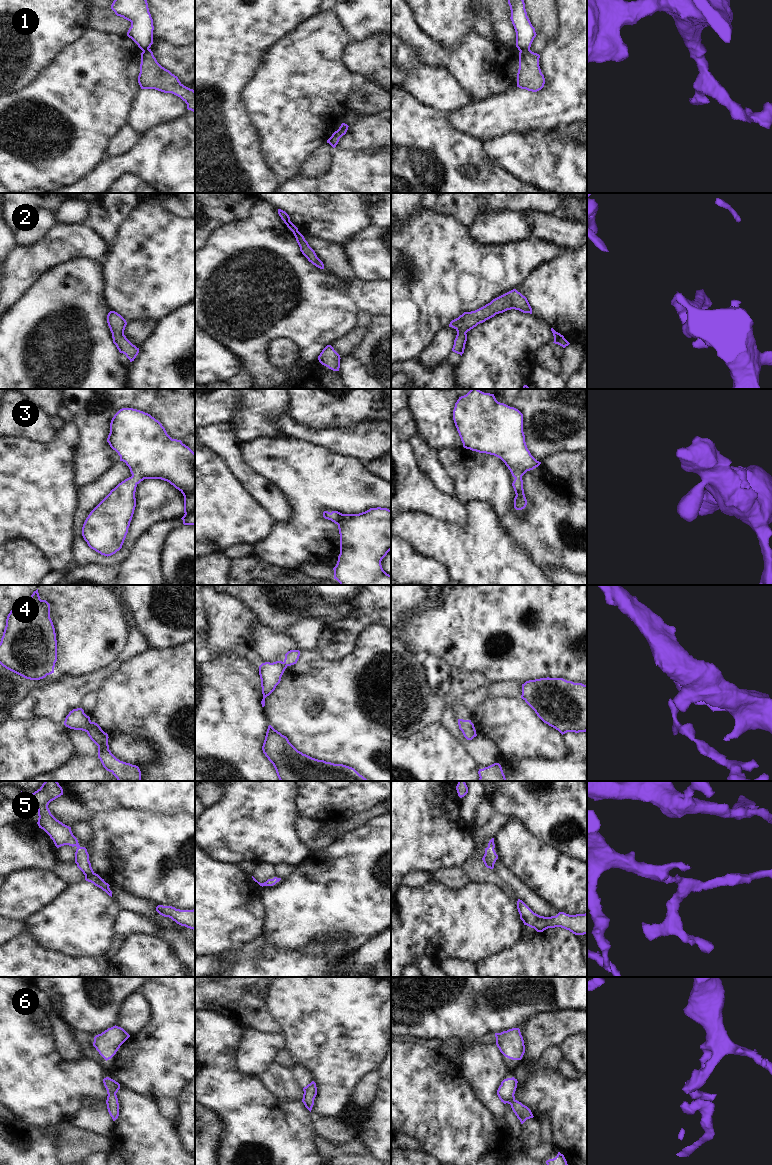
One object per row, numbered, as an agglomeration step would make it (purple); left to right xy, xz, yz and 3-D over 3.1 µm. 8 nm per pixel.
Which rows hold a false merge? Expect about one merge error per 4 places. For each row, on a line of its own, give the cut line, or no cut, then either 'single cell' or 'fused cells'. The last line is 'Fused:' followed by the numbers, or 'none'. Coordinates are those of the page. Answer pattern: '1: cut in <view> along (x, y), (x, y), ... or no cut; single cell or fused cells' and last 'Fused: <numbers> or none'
1: cut in yz along (529, 48), (520, 51); fused cells
2: no cut; single cell
3: no cut; single cell
4: cut in xy along (91, 722), (85, 731); fused cells
5: no cut; single cell
6: no cut; single cell
Fused: 1, 4

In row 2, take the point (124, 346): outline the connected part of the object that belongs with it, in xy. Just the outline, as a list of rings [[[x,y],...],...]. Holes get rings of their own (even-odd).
[[[110,311],[107,315],[107,323],[112,333],[113,343],[119,352],[125,354],[130,362],[134,361],[139,353],[139,348],[133,345],[124,335],[126,320],[117,312]]]

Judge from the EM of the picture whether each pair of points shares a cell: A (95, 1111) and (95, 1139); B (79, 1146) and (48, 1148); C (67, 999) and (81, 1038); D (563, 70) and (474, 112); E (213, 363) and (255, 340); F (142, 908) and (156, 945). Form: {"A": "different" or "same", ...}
{"A": "different", "B": "different", "C": "different", "D": "same", "E": "different", "F": "different"}

